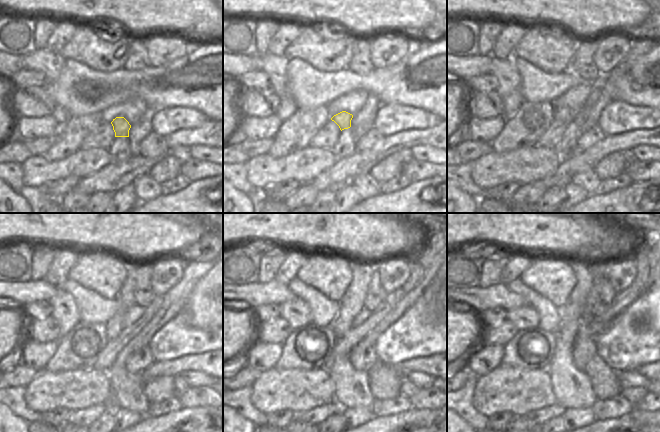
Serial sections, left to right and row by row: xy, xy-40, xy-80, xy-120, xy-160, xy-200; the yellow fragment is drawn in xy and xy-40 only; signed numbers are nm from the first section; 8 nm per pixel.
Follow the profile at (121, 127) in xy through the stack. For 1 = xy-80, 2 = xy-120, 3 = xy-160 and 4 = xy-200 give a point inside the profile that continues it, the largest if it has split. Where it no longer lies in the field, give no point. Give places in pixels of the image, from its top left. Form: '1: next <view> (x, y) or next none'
1: next xy-80 (565, 115)
2: next xy-120 (115, 326)
3: next xy-160 (354, 298)
4: next xy-200 (573, 310)

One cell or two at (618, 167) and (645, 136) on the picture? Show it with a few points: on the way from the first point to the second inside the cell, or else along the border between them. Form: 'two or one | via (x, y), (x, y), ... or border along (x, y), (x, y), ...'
two | border along (622, 150), (612, 152), (600, 160)

